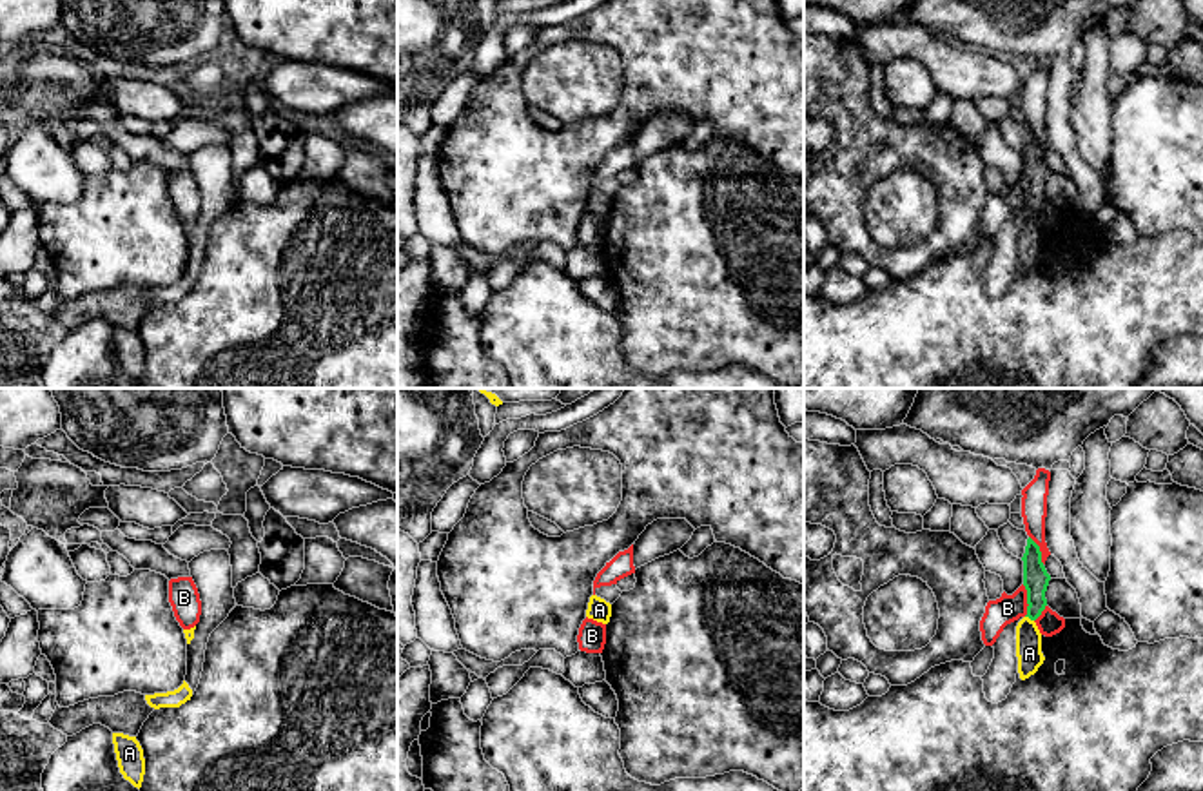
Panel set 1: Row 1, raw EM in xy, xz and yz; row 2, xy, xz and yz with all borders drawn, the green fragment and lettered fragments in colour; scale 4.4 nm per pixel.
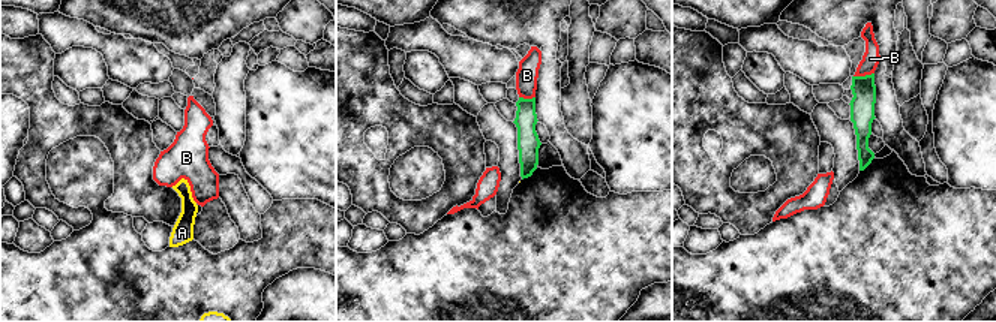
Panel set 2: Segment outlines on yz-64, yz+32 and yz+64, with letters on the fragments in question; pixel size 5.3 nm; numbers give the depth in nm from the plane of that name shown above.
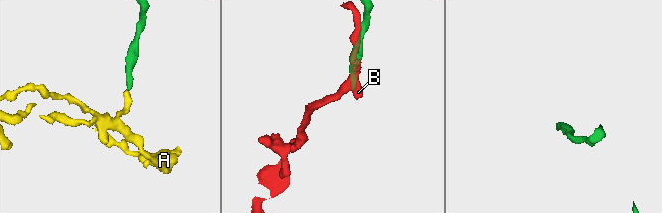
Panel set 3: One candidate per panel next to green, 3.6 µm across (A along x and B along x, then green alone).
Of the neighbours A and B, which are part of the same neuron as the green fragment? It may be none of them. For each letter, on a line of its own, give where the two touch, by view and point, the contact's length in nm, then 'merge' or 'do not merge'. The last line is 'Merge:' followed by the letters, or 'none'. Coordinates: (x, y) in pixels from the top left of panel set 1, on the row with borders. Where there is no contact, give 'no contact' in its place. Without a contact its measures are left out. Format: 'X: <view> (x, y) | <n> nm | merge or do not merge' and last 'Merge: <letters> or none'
A: yz (1029, 617) | 50 nm | do not merge
B: yz (1027, 601) | 140 nm | do not merge
Merge: none

